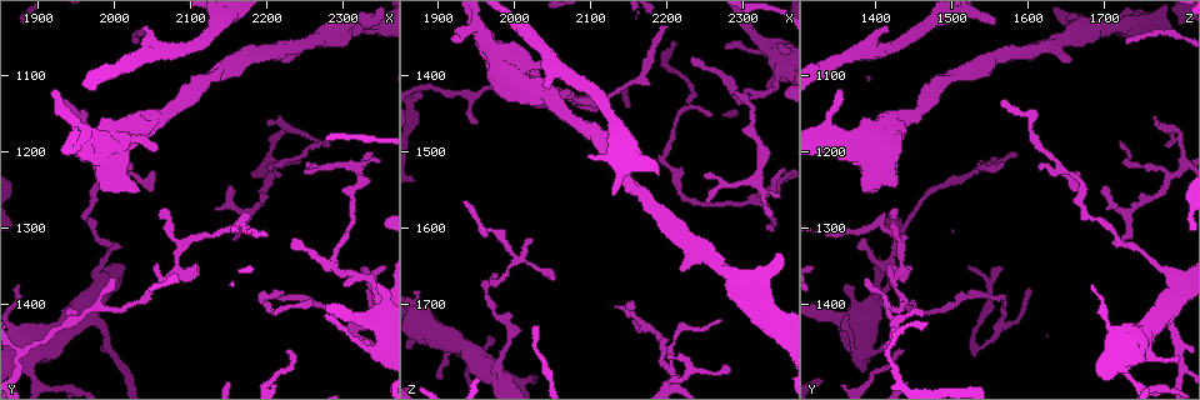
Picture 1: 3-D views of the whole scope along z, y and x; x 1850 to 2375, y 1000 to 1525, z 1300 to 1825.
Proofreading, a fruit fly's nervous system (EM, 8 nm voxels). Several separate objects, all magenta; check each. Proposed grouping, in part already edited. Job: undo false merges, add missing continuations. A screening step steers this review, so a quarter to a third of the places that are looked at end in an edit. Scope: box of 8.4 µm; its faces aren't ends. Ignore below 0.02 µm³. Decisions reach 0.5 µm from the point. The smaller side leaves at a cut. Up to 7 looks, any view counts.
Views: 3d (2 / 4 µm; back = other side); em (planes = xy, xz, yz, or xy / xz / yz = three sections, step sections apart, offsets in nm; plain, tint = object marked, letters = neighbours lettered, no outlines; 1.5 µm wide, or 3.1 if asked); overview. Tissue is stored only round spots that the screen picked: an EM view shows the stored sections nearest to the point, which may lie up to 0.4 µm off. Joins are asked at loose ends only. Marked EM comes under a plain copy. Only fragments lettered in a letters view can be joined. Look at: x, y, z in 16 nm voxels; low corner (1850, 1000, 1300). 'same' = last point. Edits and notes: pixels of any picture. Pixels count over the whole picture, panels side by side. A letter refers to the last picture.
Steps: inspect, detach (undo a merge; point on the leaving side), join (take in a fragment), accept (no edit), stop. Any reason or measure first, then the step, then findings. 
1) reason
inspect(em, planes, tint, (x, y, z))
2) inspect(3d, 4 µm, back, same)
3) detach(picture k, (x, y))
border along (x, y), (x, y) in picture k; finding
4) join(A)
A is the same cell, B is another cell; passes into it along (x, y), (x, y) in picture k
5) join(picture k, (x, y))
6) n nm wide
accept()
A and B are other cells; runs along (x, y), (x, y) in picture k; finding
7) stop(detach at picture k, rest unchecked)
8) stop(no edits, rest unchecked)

abrupt turn
inspect(em, planes, tint, (1960, 1285, 1680))

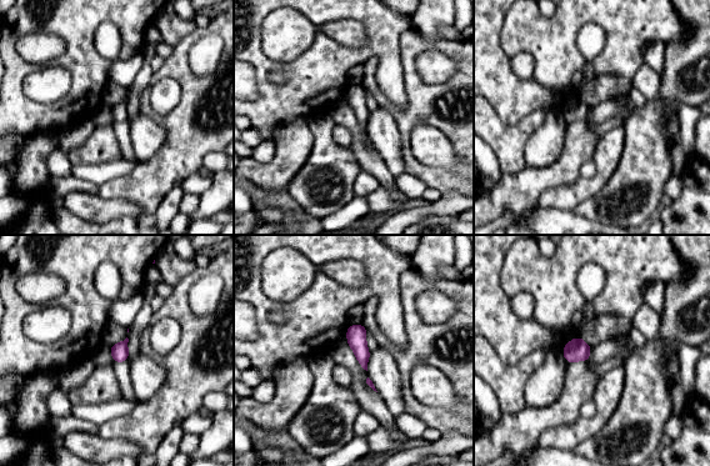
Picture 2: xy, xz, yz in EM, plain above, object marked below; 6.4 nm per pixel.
inspect(em, planes, letters, same)

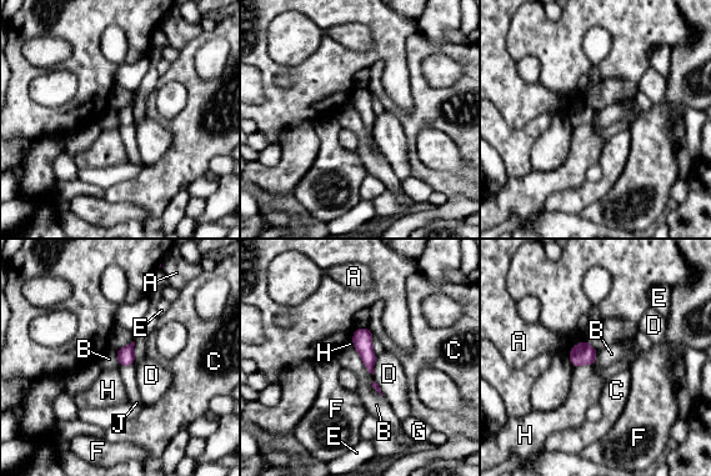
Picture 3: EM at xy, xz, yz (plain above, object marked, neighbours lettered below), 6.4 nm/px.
accept()
A, B, C, D, E, F, G, H and J are other cells; border along (353, 347), (364, 366), (372, 375) in picture 3; all the same cell

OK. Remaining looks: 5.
thin end
inspect(em, planes, letters, (2060, 1275, 1425))

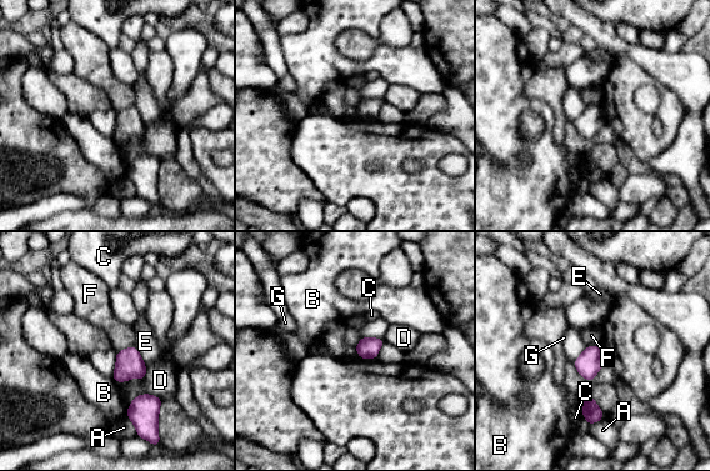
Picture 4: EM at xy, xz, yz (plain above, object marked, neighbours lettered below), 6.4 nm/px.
140 nm wide
accept()
A, B, C, D, E, F and G are other cells; no lettered fragment goes on from it

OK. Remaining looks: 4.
an open end
inspect(em, xz, step 4, letters, (2220, 1080, 1660))

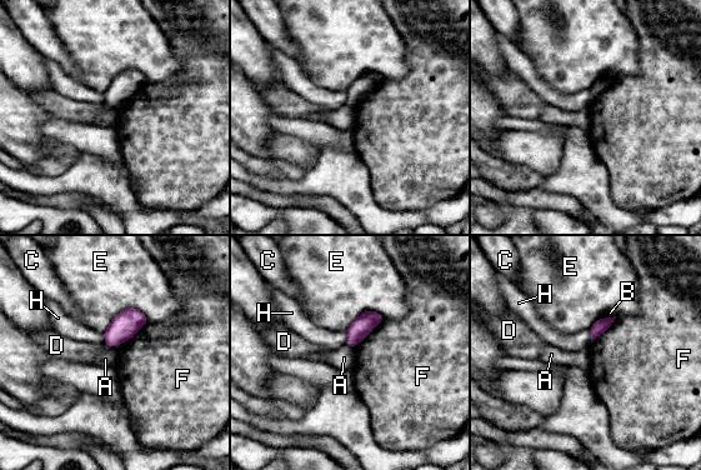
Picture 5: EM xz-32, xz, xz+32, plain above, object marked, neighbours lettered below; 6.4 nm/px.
accept()
A, B, C, D, E, F and H are other cells; border along (346, 344), (352, 348) in picture 5; none of them fits

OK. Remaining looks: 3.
stop(no edits, rest unchecked)

